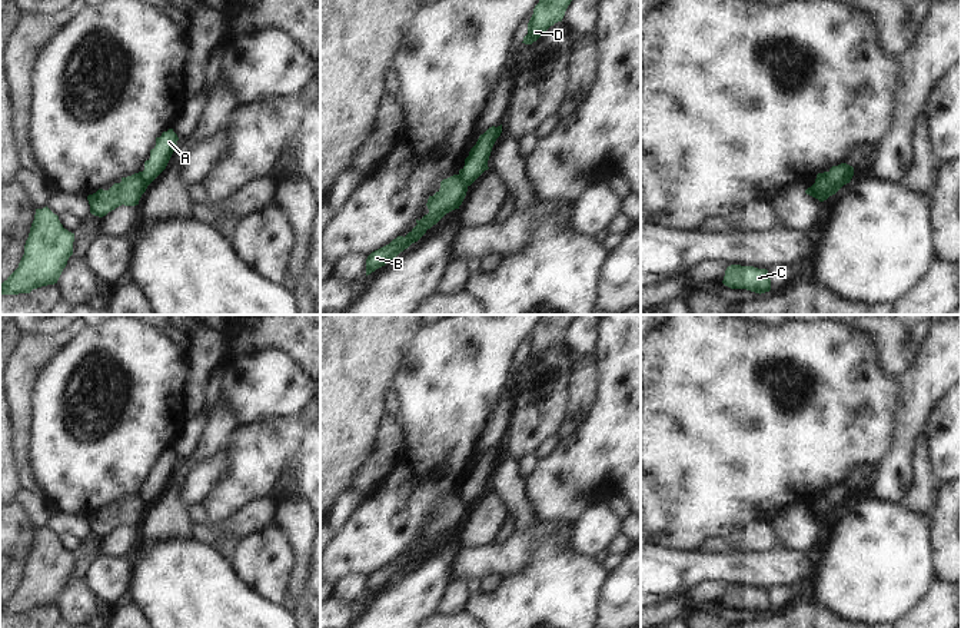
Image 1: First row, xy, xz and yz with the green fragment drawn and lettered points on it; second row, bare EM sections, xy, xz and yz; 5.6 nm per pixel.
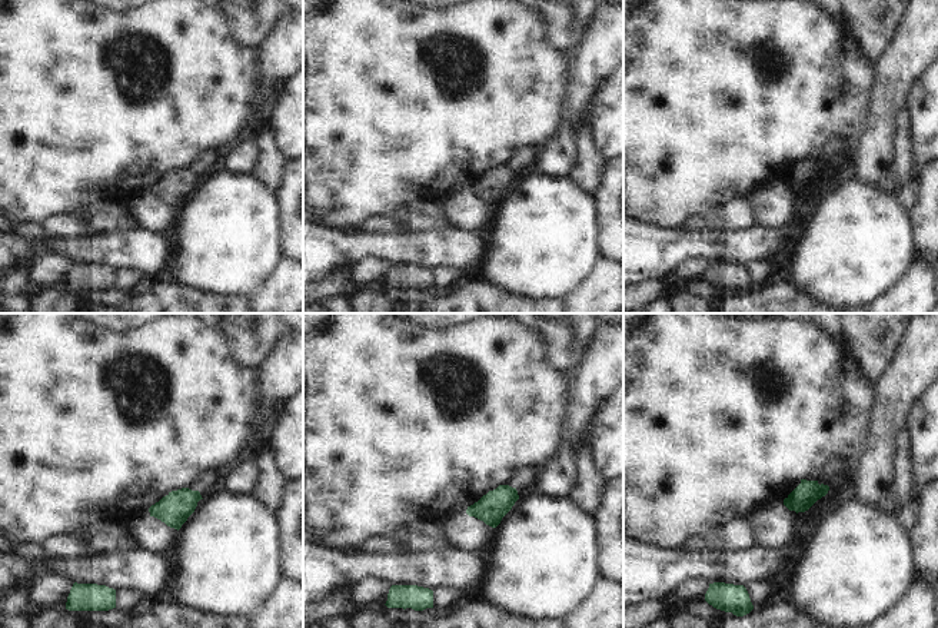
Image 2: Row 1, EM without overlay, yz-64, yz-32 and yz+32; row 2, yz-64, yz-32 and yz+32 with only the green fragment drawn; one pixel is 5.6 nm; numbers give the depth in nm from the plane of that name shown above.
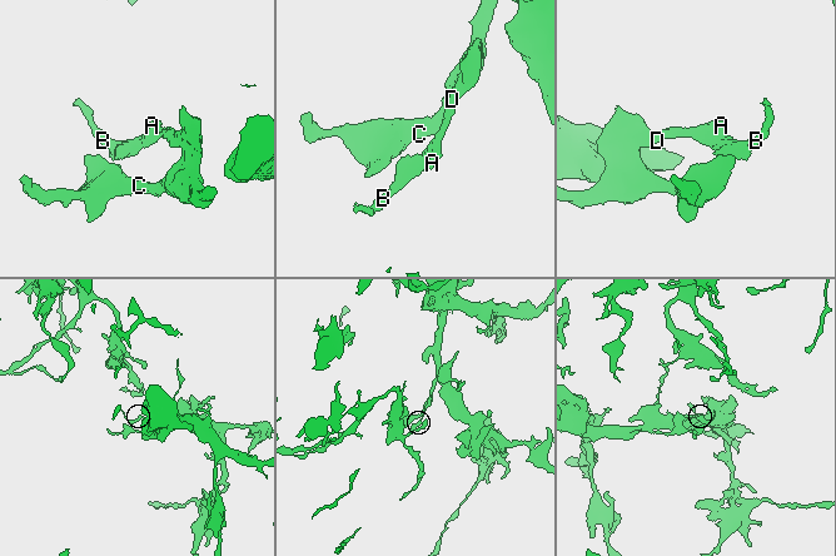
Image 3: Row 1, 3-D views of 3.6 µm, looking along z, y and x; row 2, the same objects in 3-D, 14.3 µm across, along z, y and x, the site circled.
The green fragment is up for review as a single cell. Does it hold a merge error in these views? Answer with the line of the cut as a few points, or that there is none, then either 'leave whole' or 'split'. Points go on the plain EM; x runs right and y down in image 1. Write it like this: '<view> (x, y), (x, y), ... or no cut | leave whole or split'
xy (138, 494), (148, 505) | split

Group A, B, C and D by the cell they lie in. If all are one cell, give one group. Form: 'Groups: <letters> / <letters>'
Groups: A C D / B

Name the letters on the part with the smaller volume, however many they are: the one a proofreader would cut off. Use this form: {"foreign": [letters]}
{"foreign": ["B"]}

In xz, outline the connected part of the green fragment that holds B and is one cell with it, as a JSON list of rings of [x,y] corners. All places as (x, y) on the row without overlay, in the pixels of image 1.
[[[453,495],[440,502],[440,509],[428,519],[429,534],[420,541],[416,539],[416,546],[403,558],[398,556],[389,565],[372,572],[366,579],[366,597],[376,589],[385,587],[395,579],[400,572],[418,562],[428,549],[436,545],[446,534],[459,529],[468,512],[468,506],[459,495]]]

